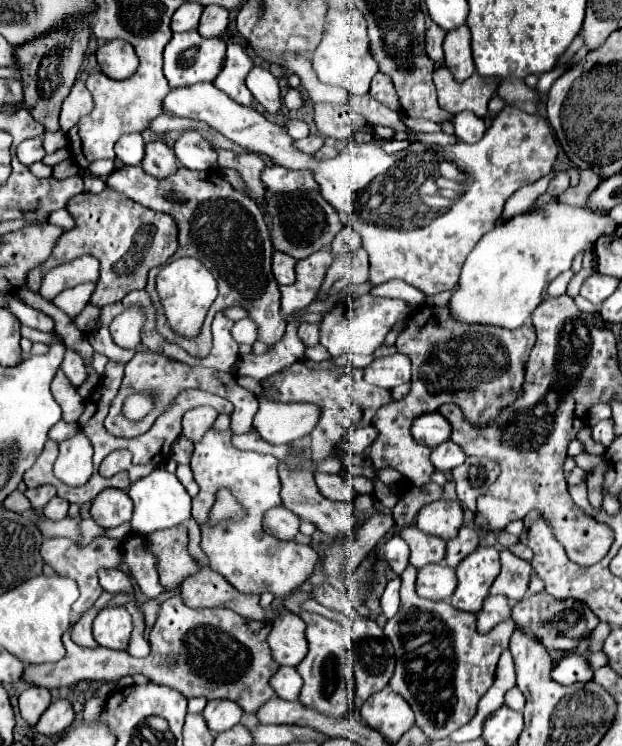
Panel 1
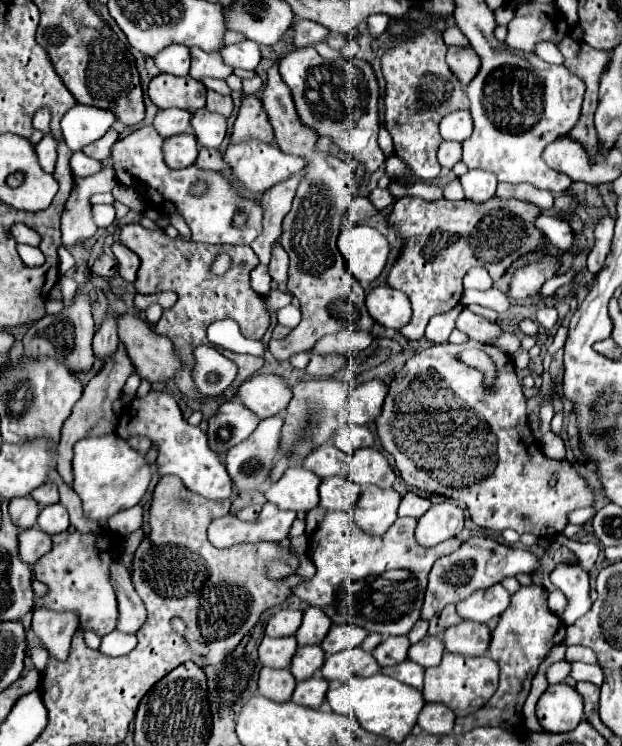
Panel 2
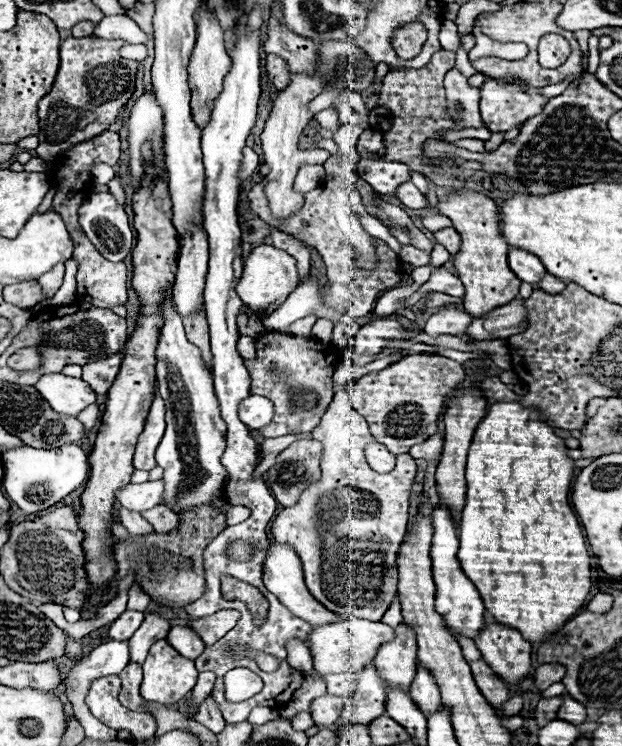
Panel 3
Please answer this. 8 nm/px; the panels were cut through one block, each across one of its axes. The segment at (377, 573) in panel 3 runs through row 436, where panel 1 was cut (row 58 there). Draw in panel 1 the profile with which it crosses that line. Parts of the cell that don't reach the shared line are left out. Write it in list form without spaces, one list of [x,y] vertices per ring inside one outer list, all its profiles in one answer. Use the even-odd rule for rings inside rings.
[[[350,8],[348,12],[336,12],[336,10],[328,12],[324,38],[312,56],[312,66],[320,82],[330,86],[340,86],[348,92],[348,96],[368,94],[370,82],[378,72],[378,62],[368,54],[366,18],[356,8]]]

